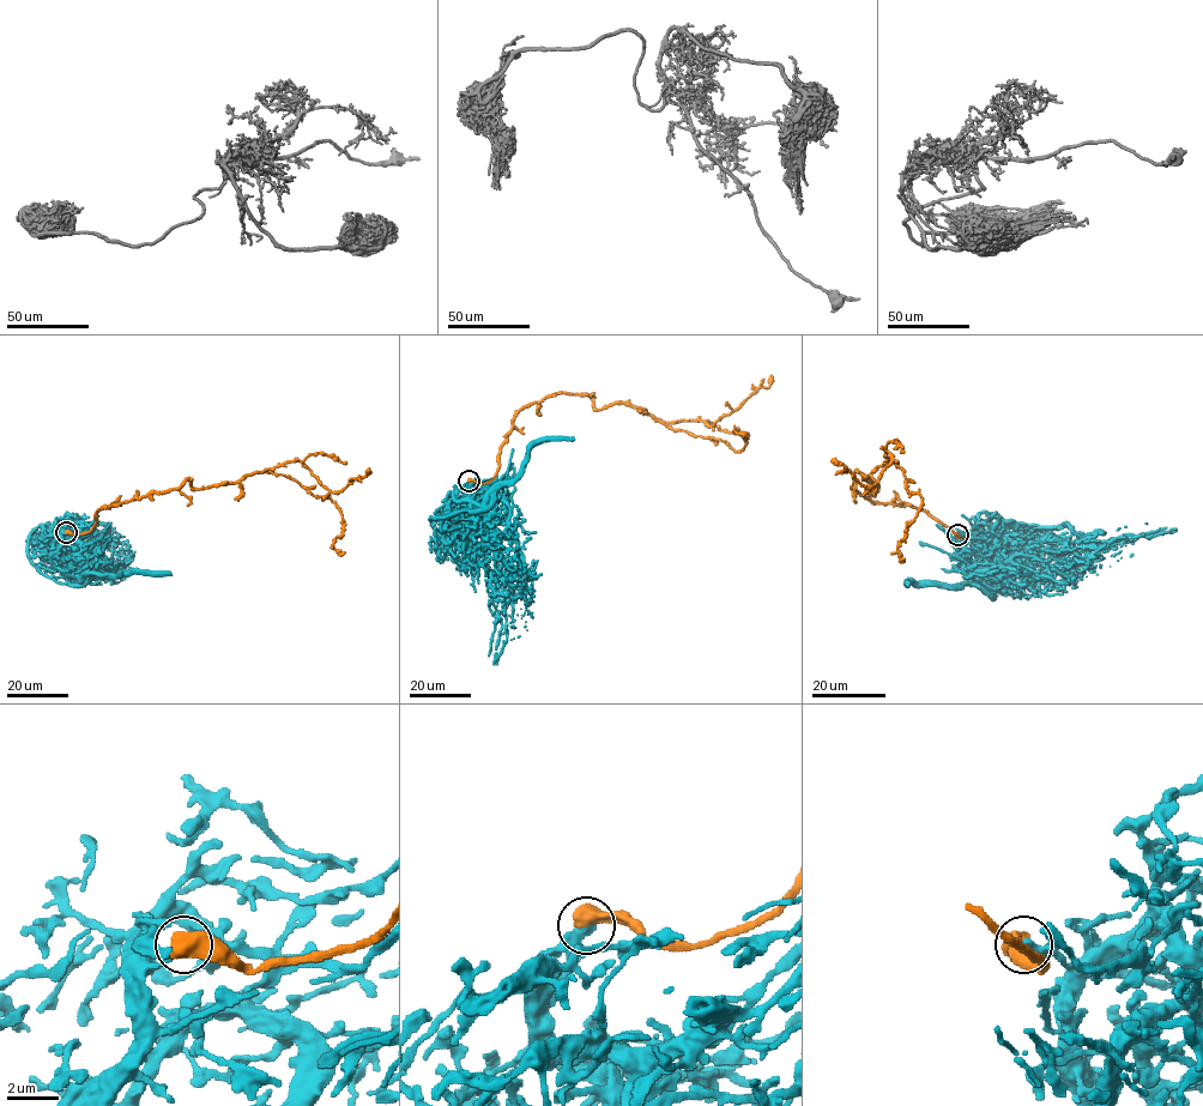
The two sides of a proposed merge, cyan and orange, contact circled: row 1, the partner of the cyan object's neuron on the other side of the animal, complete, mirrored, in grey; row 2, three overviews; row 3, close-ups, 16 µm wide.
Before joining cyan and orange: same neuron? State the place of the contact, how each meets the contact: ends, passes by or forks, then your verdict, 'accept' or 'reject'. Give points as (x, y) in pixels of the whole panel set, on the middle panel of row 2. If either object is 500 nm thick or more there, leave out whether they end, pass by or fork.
place (469, 481); reject

